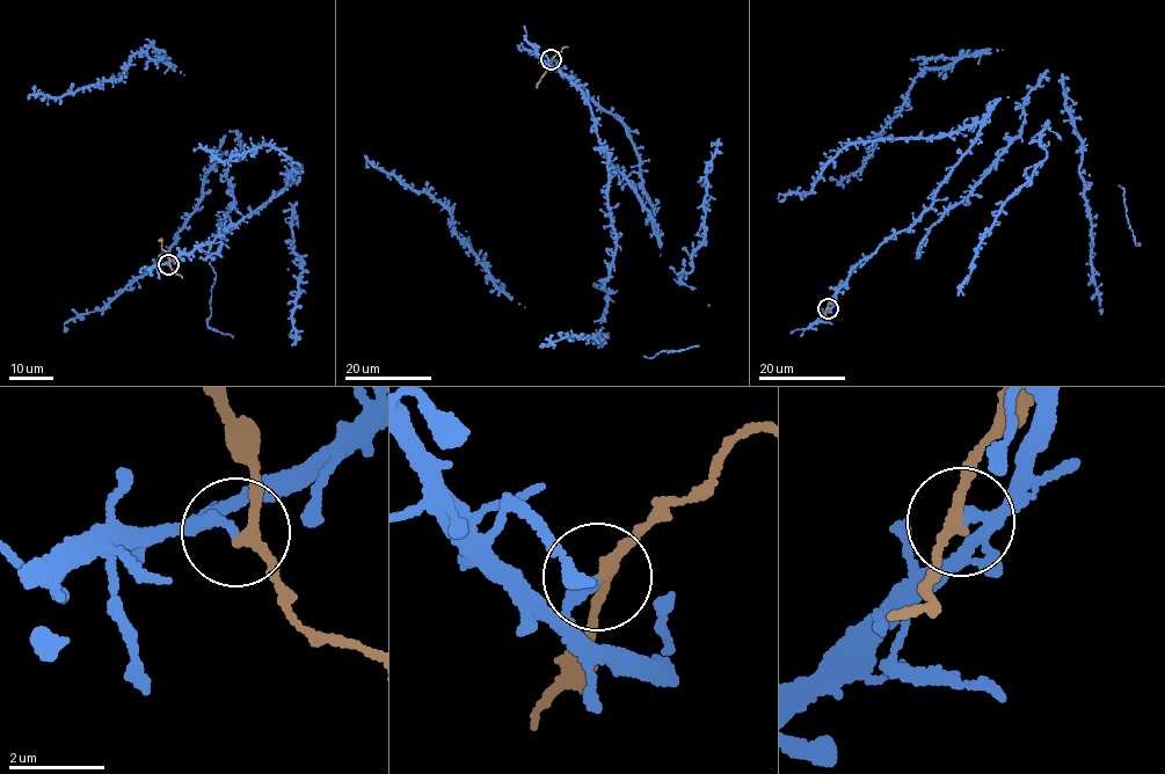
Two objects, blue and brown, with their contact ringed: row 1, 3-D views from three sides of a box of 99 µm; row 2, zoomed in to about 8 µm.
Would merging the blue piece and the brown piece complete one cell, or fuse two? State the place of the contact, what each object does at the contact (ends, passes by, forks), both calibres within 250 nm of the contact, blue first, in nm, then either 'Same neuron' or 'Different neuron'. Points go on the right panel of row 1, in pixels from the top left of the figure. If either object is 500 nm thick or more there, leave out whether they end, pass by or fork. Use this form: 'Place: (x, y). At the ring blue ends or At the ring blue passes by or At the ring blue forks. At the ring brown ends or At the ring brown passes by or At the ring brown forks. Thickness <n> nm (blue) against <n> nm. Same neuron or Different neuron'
Place: (828, 308). At the ring blue ends. At the ring brown passes by. Thickness 220 nm (blue) against 200 nm. Different neuron

